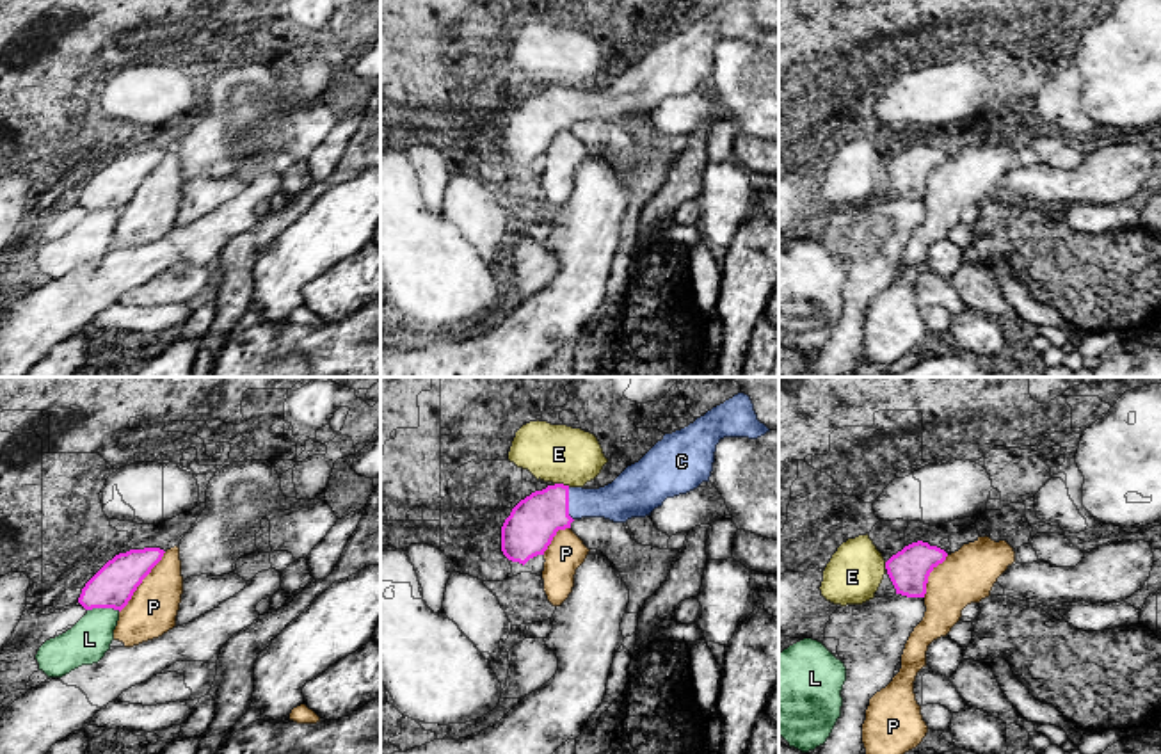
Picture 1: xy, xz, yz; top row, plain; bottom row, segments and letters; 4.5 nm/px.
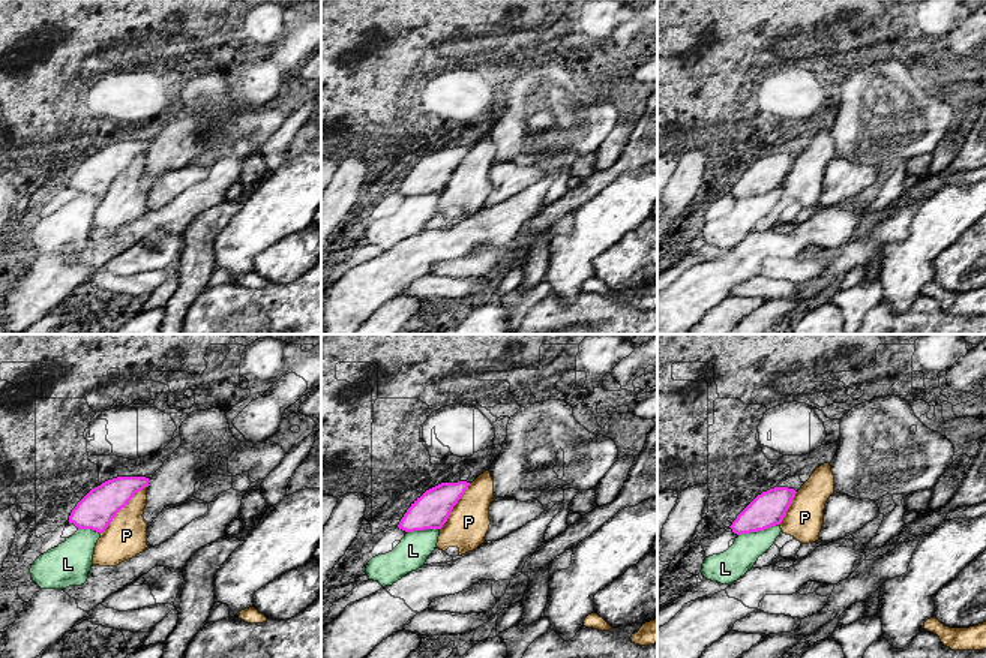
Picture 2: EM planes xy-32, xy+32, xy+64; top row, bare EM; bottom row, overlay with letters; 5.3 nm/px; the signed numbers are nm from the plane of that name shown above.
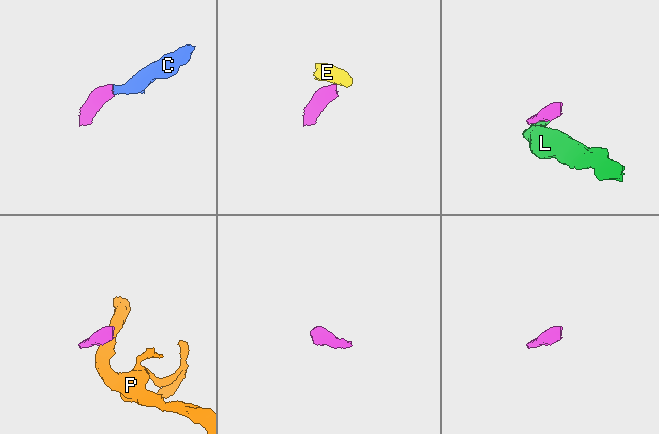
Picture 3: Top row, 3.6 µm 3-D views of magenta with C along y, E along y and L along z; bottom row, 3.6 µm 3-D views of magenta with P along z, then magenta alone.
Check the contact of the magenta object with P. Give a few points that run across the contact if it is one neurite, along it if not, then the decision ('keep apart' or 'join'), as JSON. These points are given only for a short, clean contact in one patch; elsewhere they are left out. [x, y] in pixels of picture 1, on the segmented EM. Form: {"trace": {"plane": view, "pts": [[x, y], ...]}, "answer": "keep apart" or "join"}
{"trace": {"plane": "xy", "pts": [[166, 552], [120, 612]]}, "answer": "keep apart"}

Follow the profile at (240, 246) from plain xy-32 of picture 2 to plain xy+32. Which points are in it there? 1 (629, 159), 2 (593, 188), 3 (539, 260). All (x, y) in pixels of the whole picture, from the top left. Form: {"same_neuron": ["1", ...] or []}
{"same_neuron": []}

